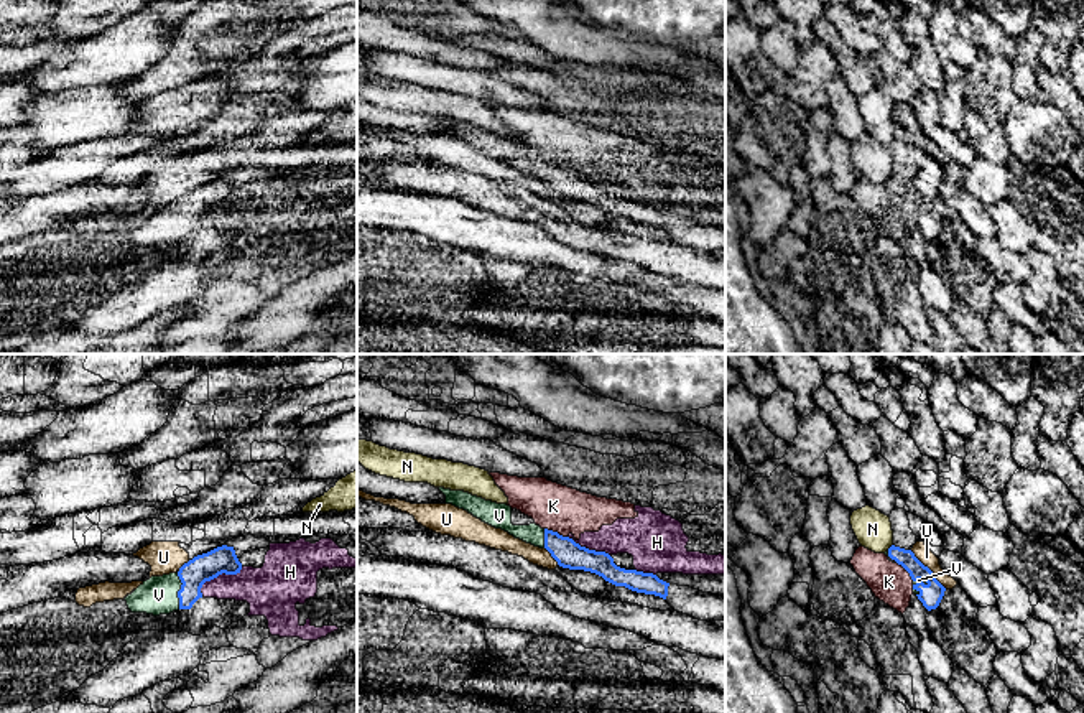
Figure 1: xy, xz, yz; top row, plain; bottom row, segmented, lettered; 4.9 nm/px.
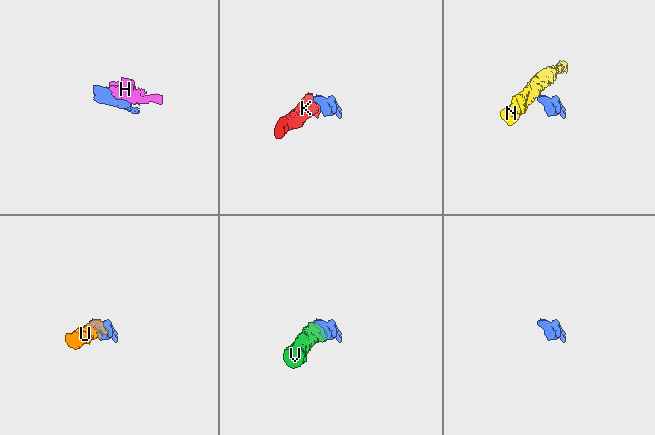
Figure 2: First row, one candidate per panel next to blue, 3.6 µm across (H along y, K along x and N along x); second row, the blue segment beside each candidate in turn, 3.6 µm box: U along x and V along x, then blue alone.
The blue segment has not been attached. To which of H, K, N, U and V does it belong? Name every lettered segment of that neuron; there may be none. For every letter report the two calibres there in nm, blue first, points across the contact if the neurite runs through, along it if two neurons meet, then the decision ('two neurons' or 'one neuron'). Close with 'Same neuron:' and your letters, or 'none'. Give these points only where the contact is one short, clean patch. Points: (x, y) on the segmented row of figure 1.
H: calibres 140 and 220 nm; two neurons
K: calibres 140 and 220 nm; border xz (545, 527), (566, 537); two neurons
N: calibres 90 and 180 nm; border yz (892, 544), (887, 549); two neurons
U: calibres 110 and 80 nm; border yz (910, 550), (946, 588); two neurons
V: calibres 140 and 190 nm; way xy (206, 567), (180, 590), (158, 595); one neuron
Same neuron: V

